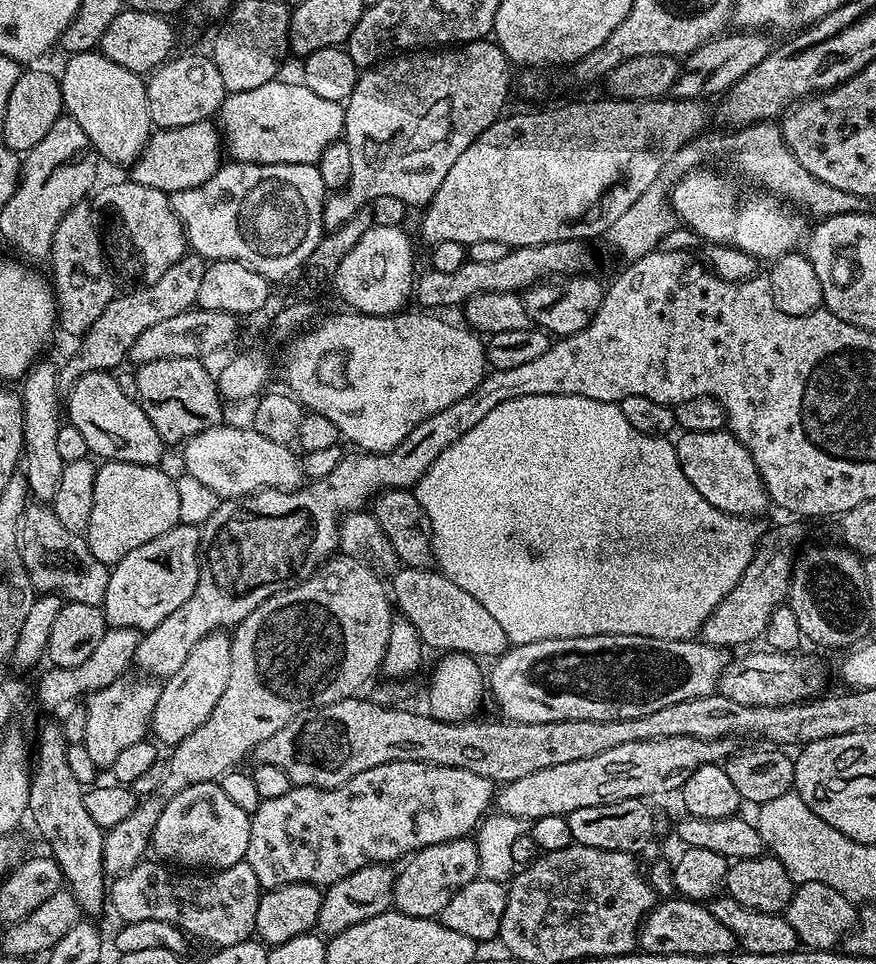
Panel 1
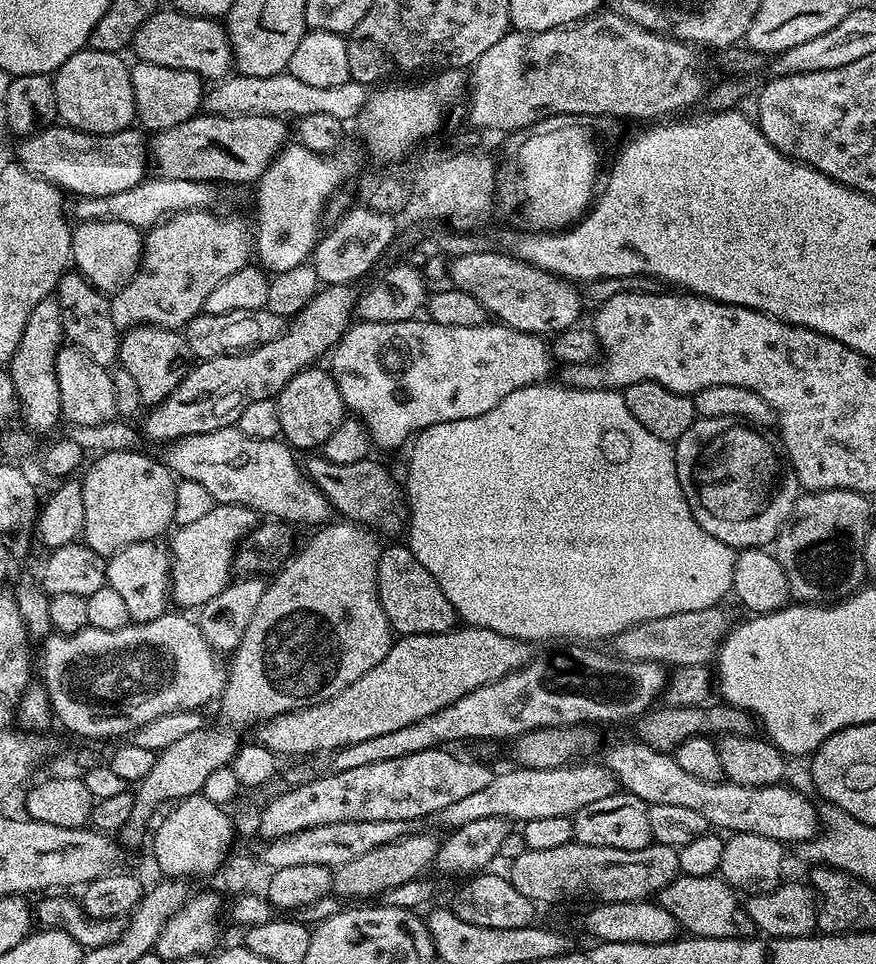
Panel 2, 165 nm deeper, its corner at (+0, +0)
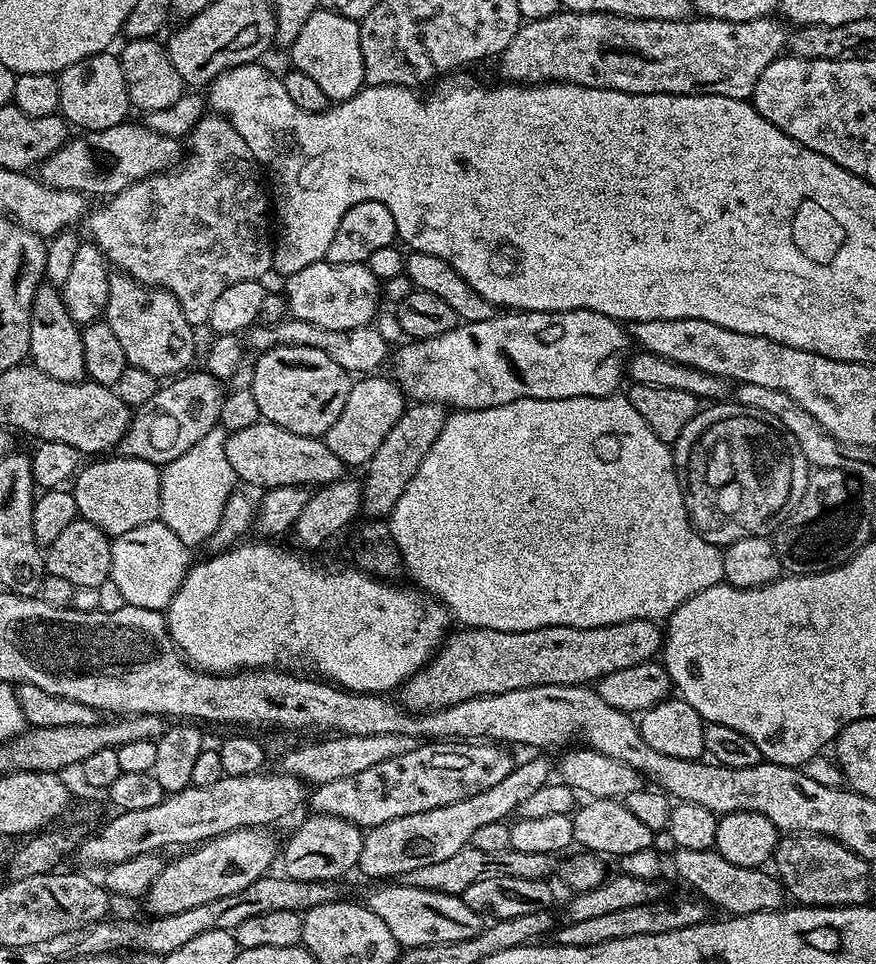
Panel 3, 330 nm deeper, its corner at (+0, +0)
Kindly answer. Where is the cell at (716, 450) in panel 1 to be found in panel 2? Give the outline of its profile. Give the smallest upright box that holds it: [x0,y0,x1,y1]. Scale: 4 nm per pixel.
[674,418,802,550]

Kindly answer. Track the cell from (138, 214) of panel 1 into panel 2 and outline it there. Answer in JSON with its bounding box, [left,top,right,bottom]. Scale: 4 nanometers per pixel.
[71,220,144,292]

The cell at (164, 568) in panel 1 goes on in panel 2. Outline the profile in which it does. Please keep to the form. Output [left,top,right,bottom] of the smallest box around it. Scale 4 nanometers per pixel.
[170,503,258,610]

